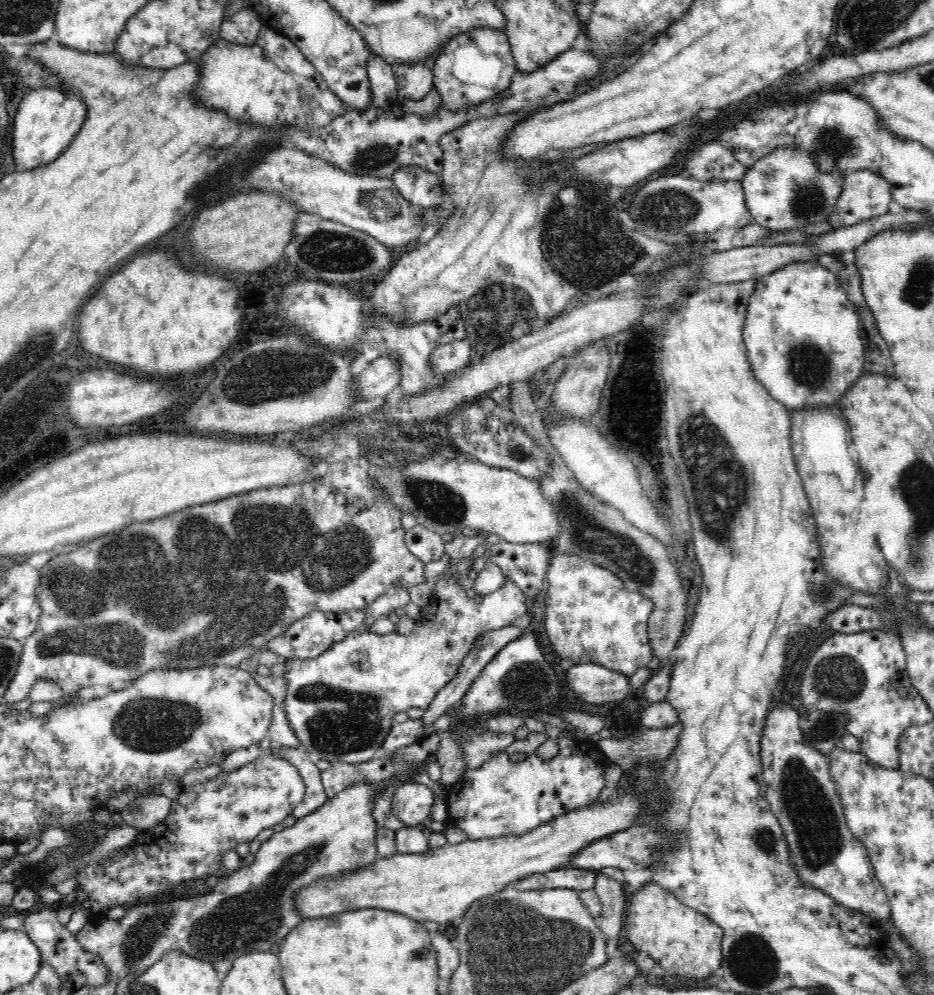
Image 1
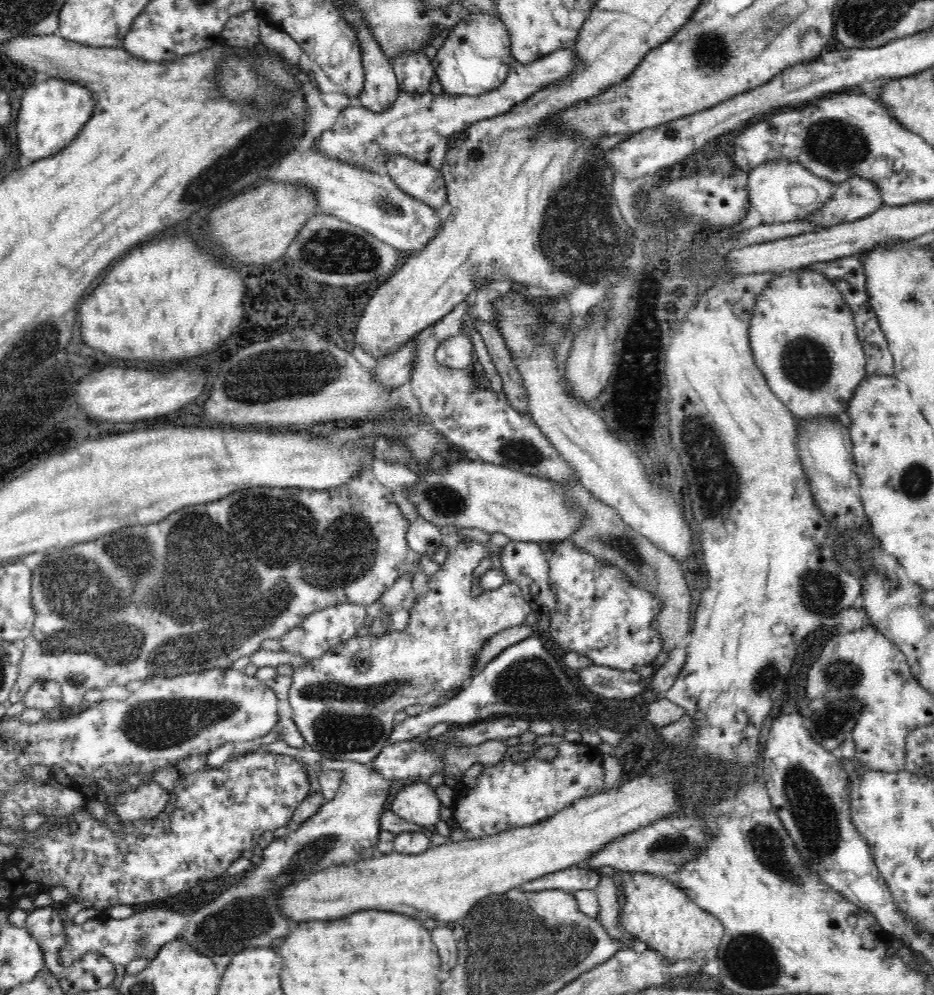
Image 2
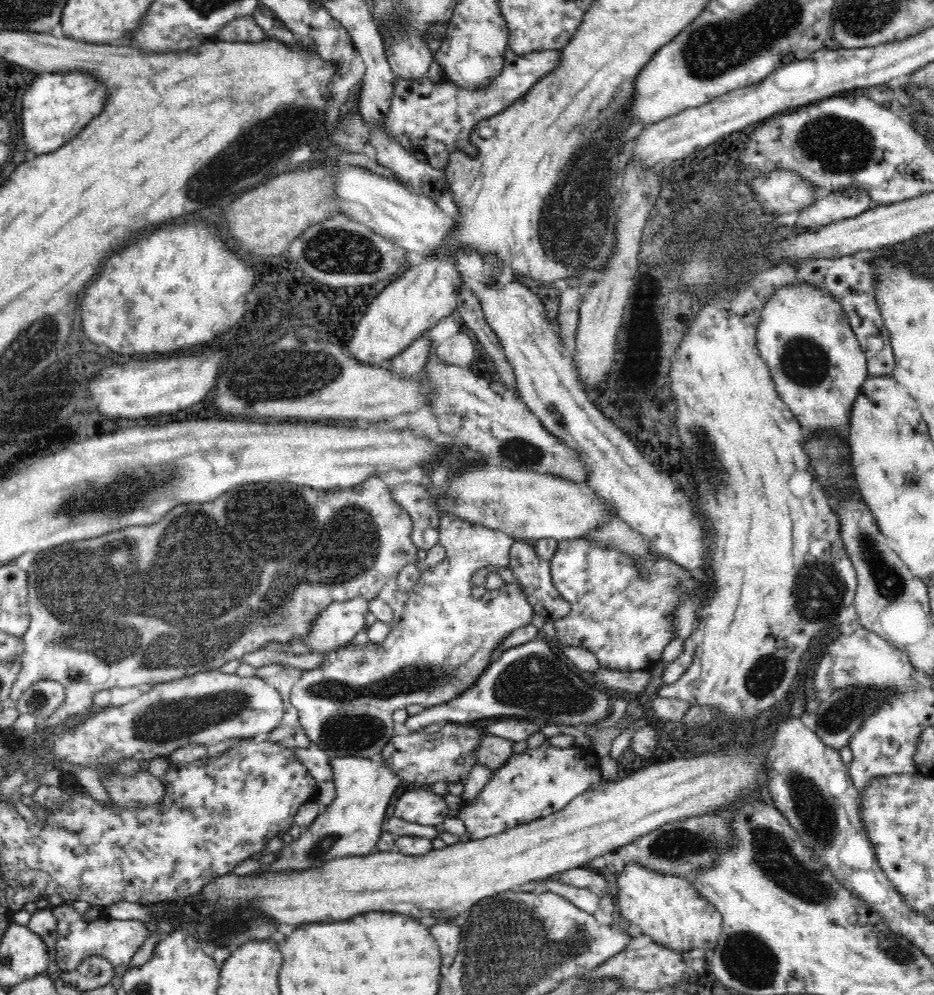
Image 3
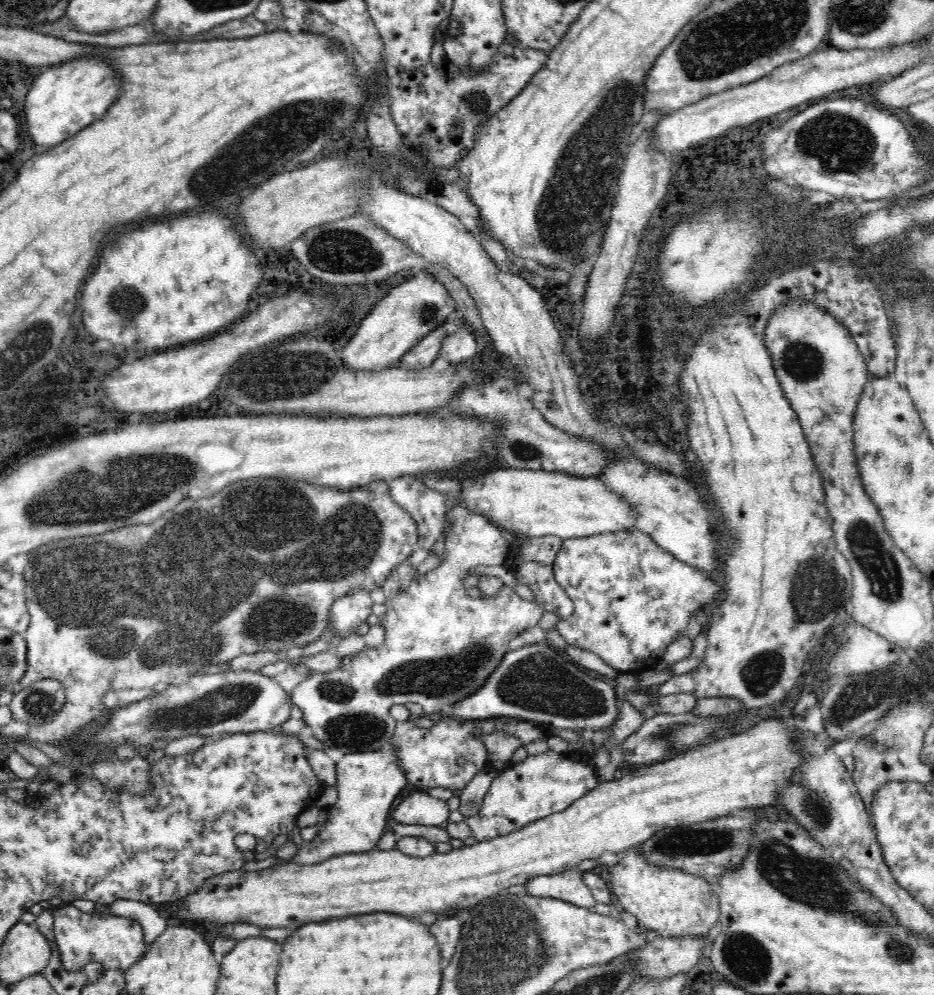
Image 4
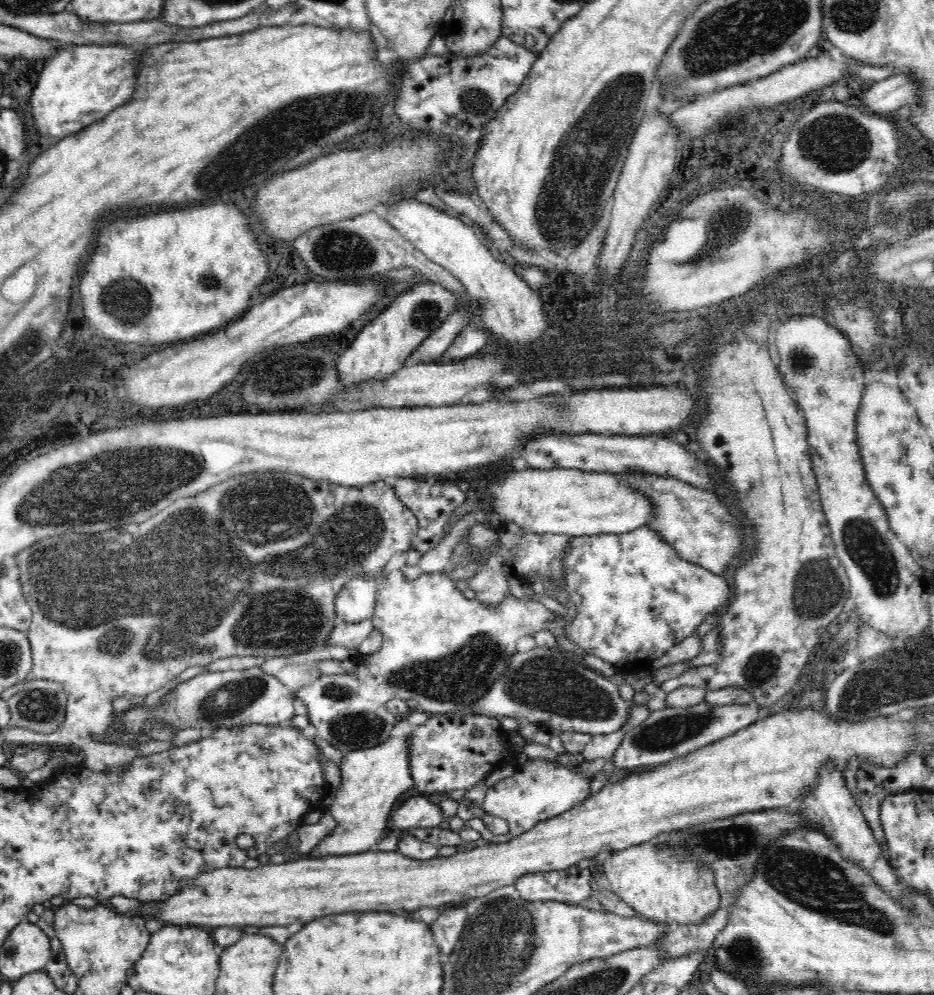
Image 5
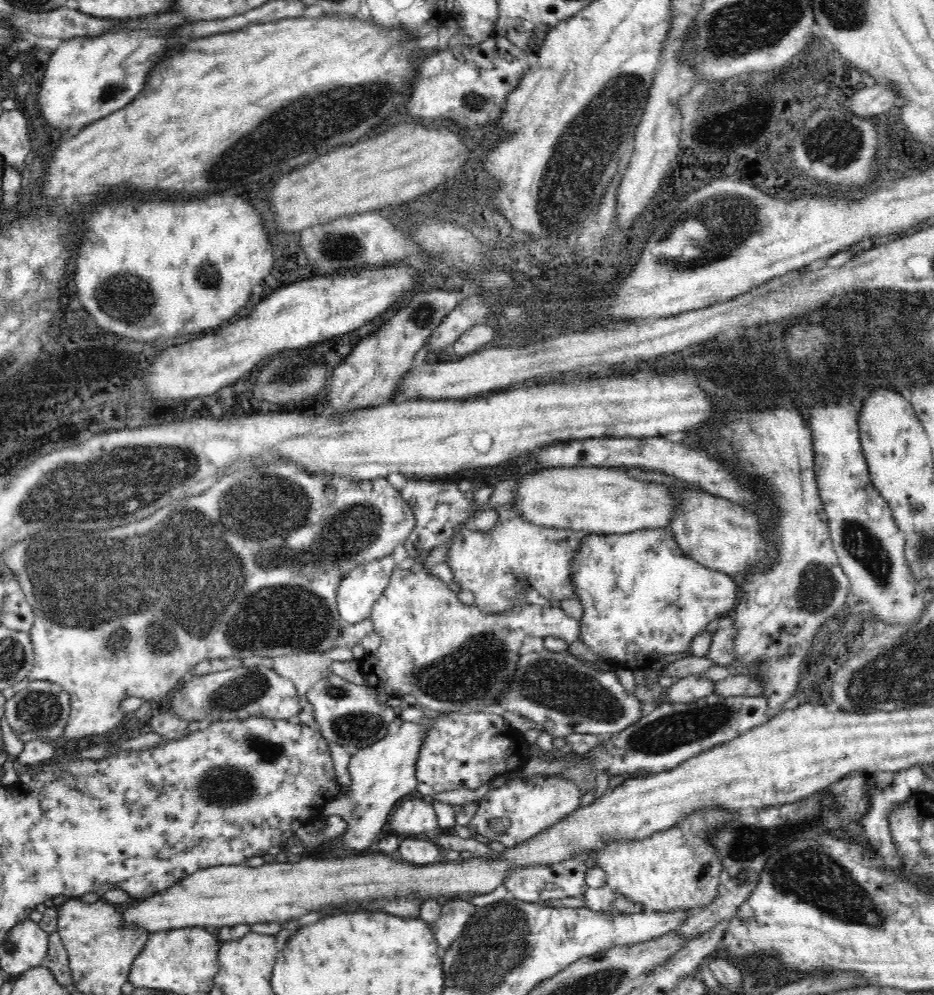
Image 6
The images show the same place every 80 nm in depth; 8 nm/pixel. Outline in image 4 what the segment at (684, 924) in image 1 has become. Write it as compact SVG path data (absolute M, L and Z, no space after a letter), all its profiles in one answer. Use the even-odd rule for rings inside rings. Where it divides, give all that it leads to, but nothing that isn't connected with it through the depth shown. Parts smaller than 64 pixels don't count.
M634 847L609 871L611 890L616 894L620 907L638 920L639 927L652 930L662 938L702 938L708 936L720 921L718 896L704 877L666 867L654 867Z

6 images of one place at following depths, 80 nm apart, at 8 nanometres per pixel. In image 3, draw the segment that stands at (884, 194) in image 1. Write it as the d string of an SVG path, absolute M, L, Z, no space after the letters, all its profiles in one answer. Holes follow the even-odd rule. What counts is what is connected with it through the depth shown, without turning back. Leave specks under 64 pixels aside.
M844 187L837 191L826 192L818 196L818 199L812 203L812 208L806 208L806 210L800 214L796 226L802 228L802 230L804 230L804 228L816 230L816 228L820 228L820 226L828 226L829 224L844 219L856 218L856 216L860 216L862 212L870 210L870 202L872 202L870 193L862 189L862 187Z

